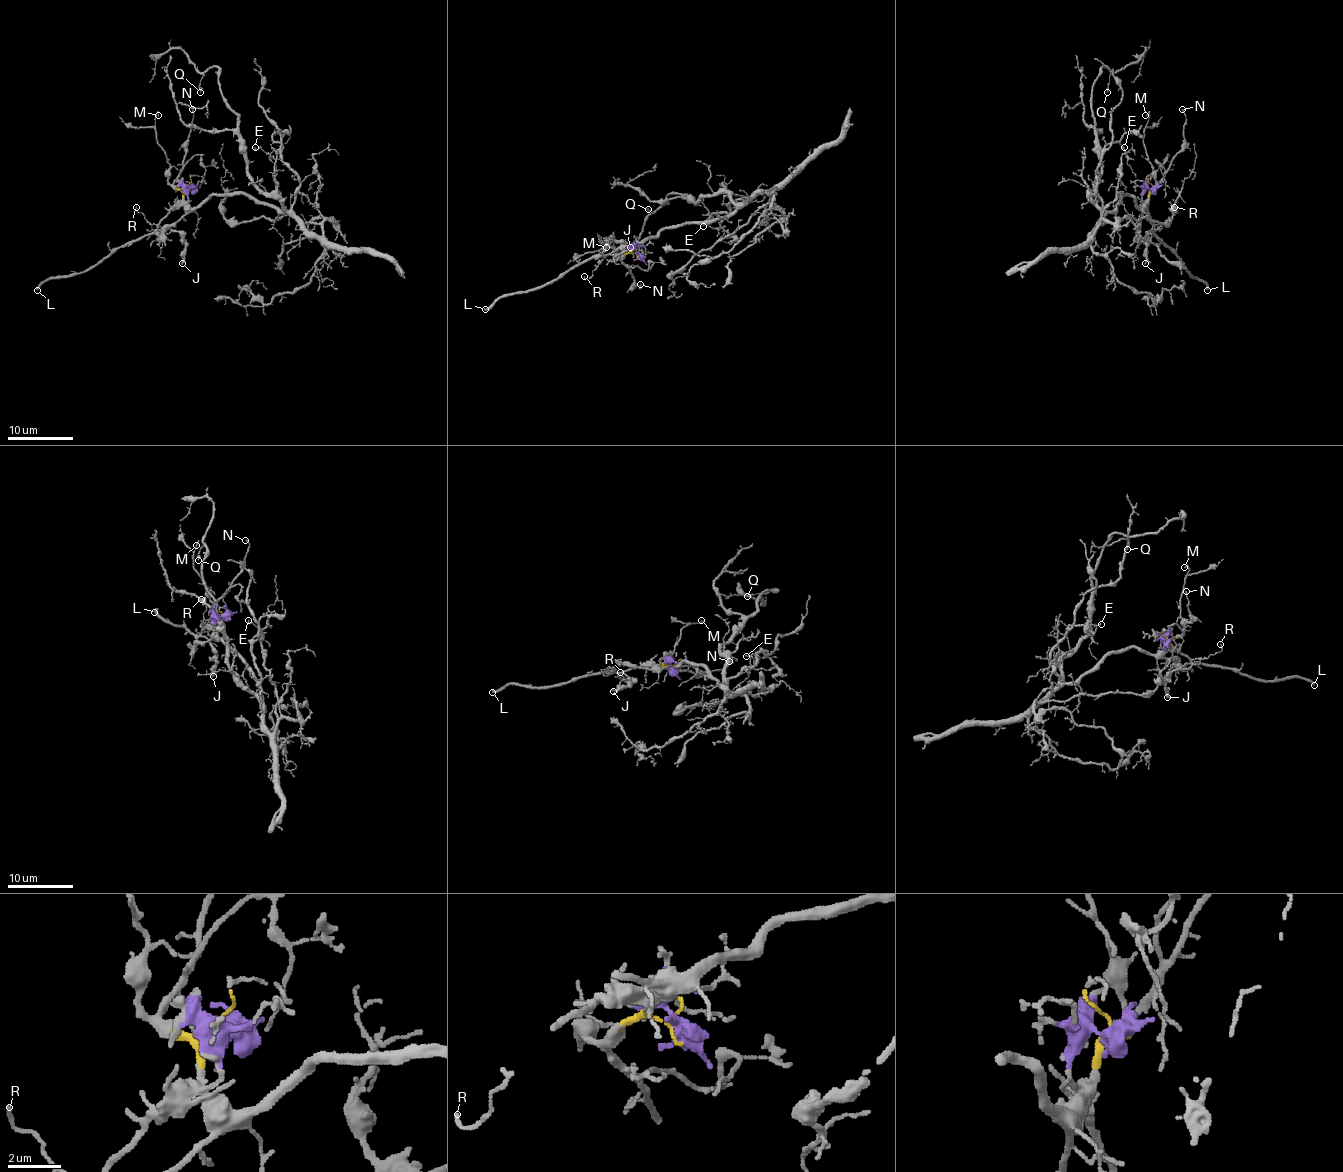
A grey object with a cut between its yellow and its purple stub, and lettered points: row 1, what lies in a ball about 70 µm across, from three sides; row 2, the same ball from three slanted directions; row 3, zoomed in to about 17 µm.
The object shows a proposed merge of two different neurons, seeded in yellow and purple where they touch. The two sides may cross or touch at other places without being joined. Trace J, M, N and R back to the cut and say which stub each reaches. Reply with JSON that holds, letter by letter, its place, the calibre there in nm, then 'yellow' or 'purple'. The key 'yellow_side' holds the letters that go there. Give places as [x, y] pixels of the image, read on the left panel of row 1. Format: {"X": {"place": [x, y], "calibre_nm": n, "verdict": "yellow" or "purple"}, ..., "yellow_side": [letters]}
{"J": {"place": [182, 263], "calibre_nm": 160, "verdict": "purple"}, "M": {"place": [158, 115], "calibre_nm": 120, "verdict": "yellow"}, "N": {"place": [192, 109], "calibre_nm": 130, "verdict": "yellow"}, "R": {"place": [136, 207], "calibre_nm": 140, "verdict": "purple"}, "yellow_side": ["M", "N"]}

